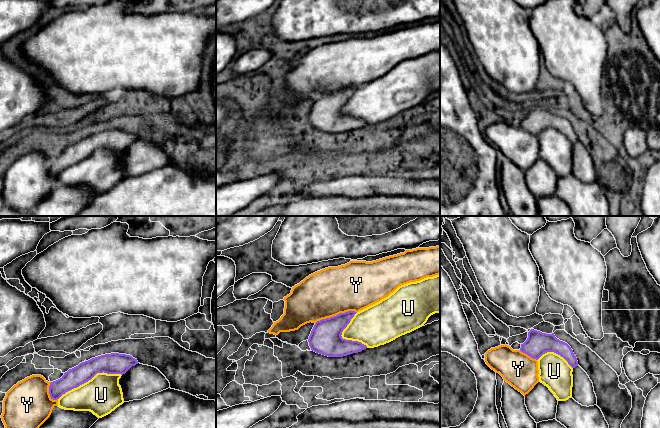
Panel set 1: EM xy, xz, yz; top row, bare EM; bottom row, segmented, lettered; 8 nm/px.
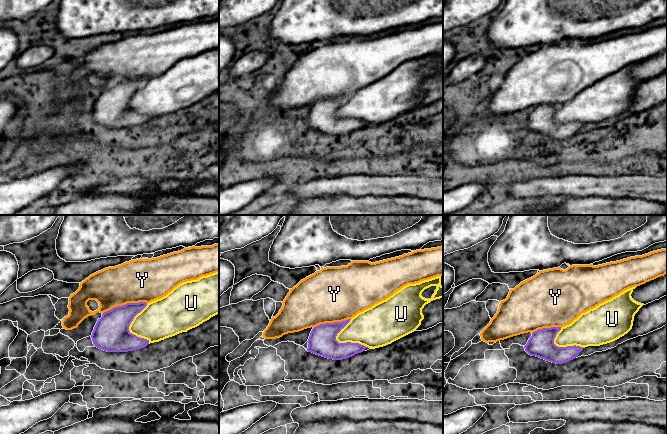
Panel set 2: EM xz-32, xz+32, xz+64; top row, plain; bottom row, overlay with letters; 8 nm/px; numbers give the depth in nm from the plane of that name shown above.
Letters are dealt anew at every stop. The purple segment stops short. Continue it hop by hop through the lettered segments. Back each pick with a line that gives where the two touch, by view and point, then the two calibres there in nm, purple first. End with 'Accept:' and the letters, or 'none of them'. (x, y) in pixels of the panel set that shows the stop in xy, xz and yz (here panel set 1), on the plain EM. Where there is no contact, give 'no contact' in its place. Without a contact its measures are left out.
Accept: none of them

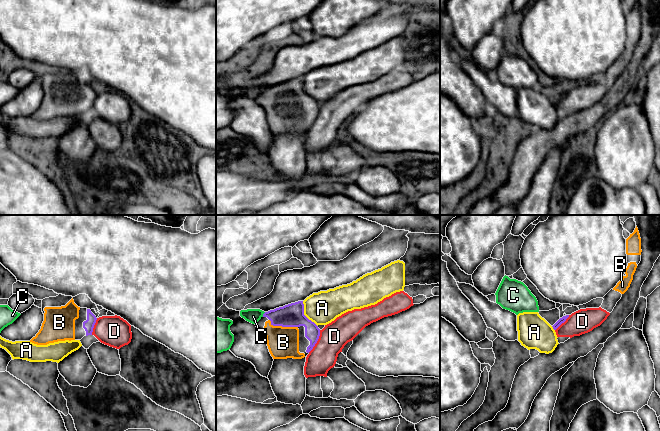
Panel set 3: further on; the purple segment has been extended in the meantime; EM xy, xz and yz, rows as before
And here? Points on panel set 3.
B: contact xz (282, 102); calibres 190 and 260 nm
Accept: B

